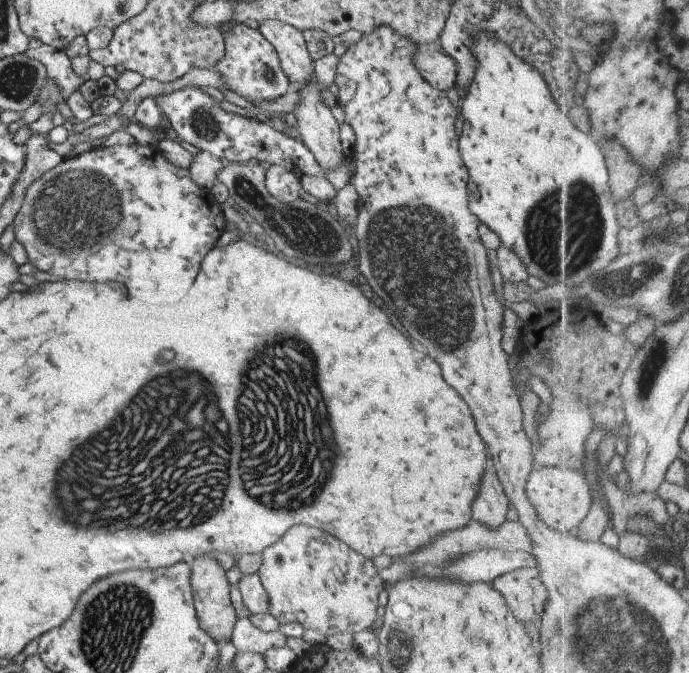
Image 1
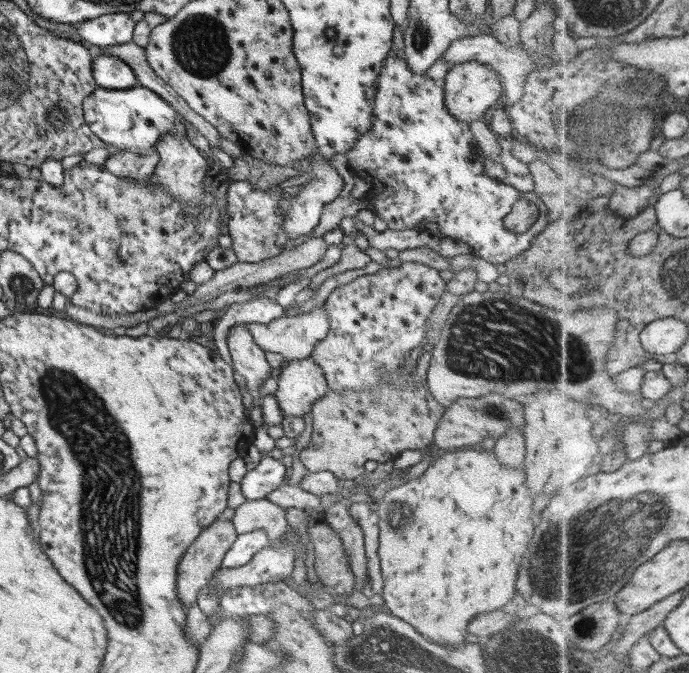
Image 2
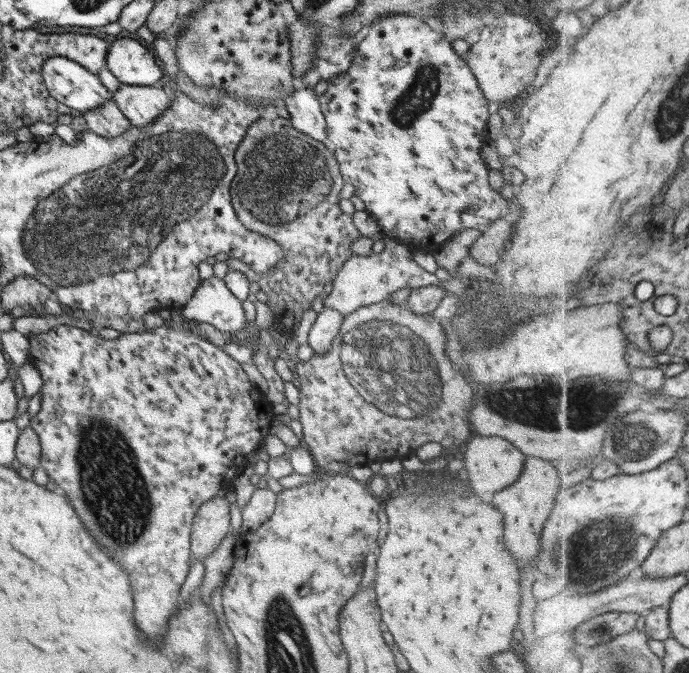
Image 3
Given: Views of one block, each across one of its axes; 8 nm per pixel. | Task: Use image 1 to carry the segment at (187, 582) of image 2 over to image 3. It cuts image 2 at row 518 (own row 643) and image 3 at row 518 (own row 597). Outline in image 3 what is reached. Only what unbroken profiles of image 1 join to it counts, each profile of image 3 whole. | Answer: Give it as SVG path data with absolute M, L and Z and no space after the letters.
M220 494L200 506L191 527L191 559L202 563L232 532L230 503Z

